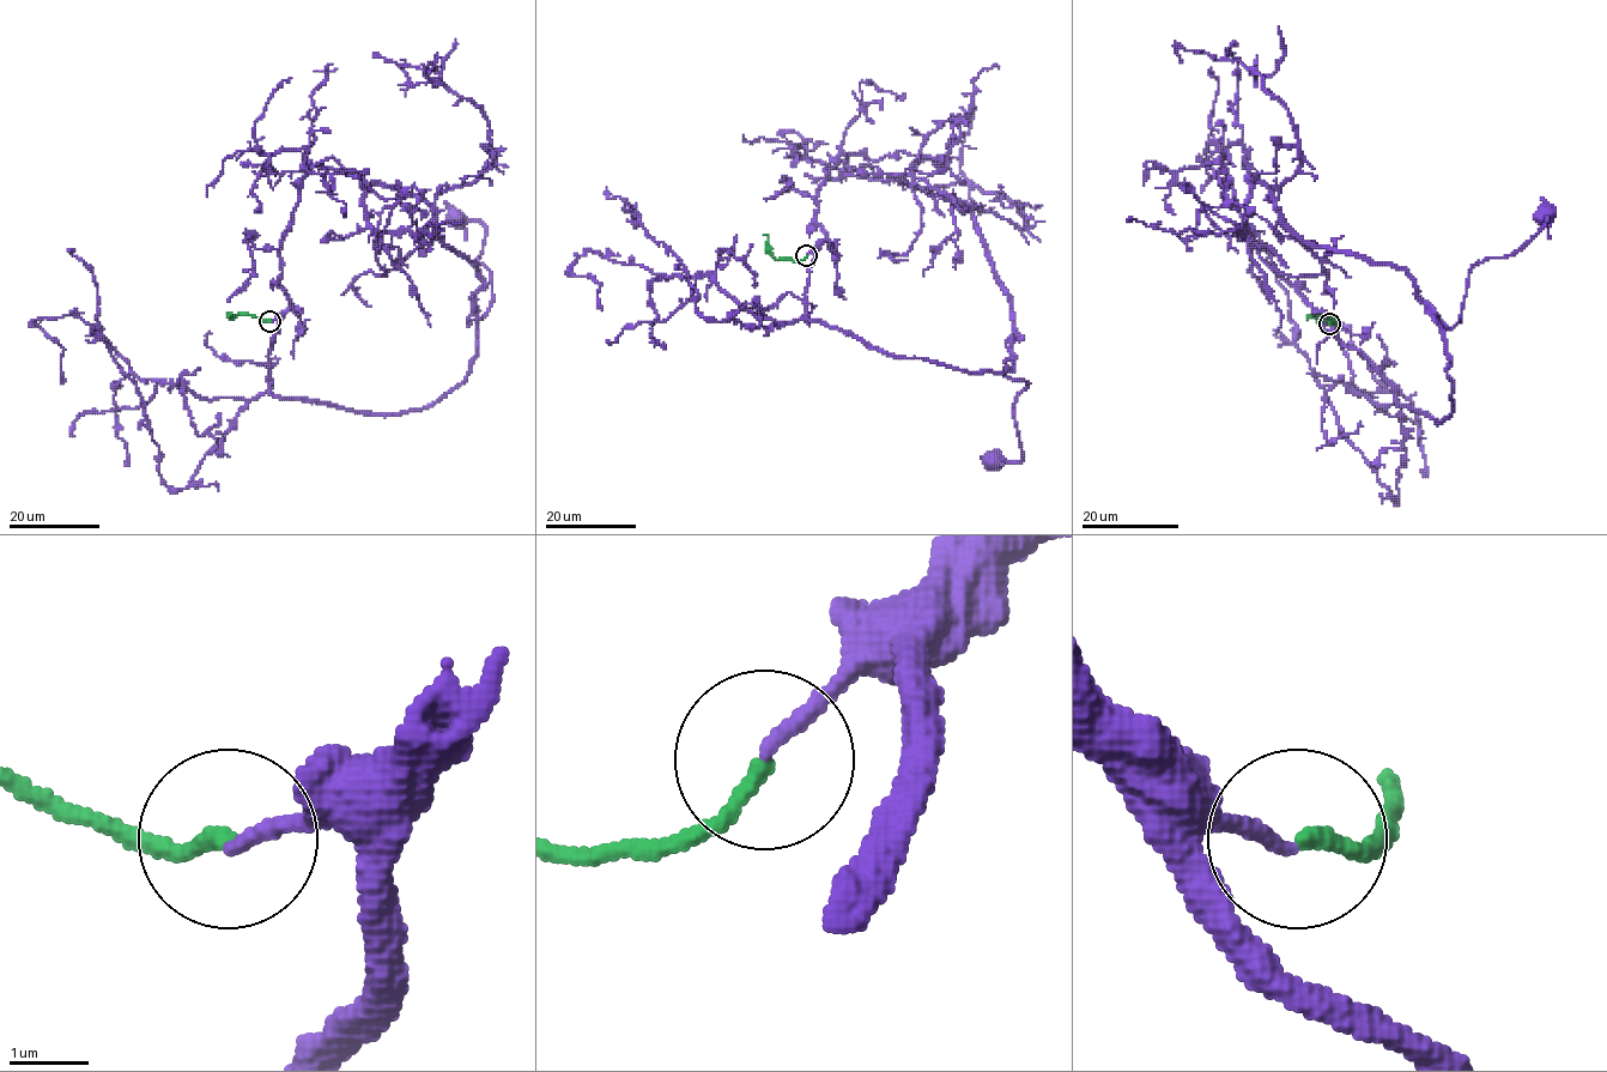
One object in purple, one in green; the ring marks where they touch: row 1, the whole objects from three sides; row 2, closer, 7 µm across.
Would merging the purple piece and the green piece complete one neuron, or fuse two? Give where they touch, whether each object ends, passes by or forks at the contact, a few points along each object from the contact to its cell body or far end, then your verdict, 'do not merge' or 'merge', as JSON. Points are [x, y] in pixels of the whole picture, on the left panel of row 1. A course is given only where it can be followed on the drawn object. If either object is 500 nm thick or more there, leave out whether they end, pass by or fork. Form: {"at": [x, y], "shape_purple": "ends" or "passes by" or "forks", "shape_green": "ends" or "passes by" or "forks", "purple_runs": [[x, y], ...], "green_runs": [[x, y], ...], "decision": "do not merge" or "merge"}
{"at": [270, 321], "shape_purple": "ends", "shape_green": "ends", "purple_runs": [[270, 321], [272, 393], [432, 405], [471, 369], [468, 319], [492, 292], [485, 228], [454, 219]], "green_runs": [[270, 321], [238, 313], [228, 318]], "decision": "merge"}

